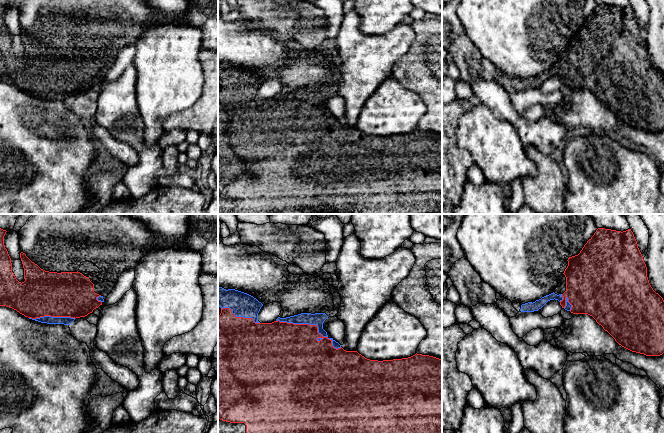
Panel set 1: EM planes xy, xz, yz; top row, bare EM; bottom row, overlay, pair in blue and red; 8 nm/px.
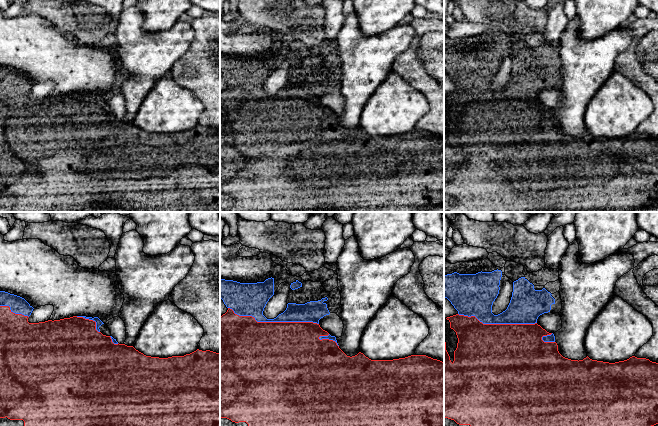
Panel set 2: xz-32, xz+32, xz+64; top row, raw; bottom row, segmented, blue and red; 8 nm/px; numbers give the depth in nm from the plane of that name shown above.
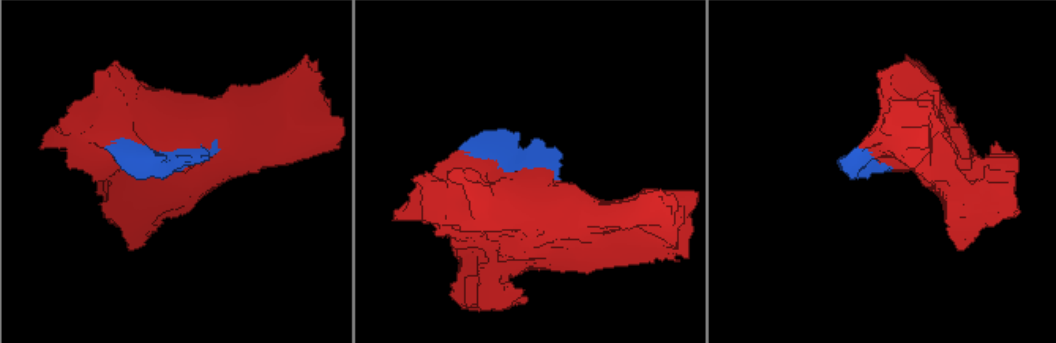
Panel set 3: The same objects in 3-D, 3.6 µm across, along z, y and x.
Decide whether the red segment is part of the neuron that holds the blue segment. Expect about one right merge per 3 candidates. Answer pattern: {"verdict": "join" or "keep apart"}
{"verdict": "join"}

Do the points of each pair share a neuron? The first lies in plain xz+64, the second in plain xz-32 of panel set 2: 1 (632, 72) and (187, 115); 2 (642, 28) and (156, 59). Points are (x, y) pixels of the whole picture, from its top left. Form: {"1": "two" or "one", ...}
{"1": "two", "2": "two"}

